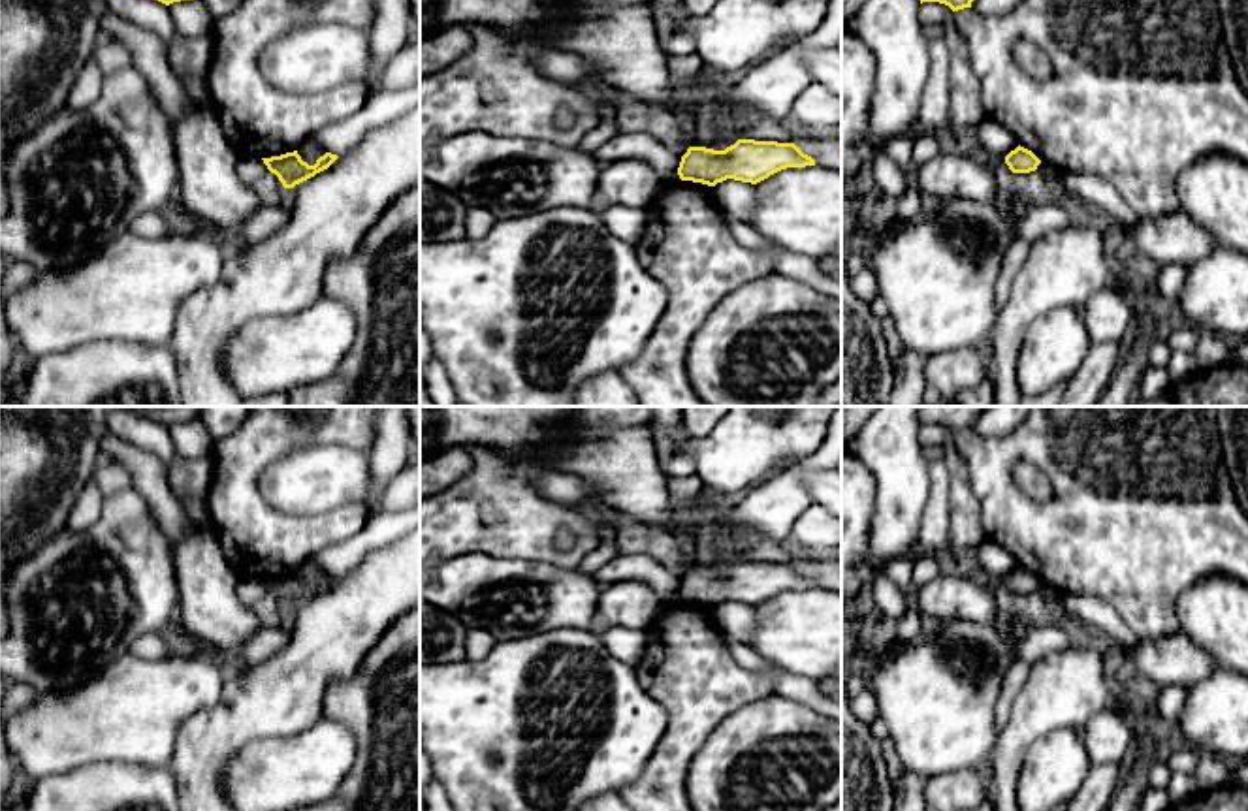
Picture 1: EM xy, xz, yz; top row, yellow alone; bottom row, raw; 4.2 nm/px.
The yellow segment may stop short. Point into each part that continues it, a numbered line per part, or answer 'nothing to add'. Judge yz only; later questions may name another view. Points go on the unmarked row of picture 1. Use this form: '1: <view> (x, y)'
nothing to add

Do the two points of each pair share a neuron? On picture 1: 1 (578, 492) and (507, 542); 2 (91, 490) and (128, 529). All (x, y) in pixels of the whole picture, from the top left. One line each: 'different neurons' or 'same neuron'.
1: different neurons
2: different neurons

